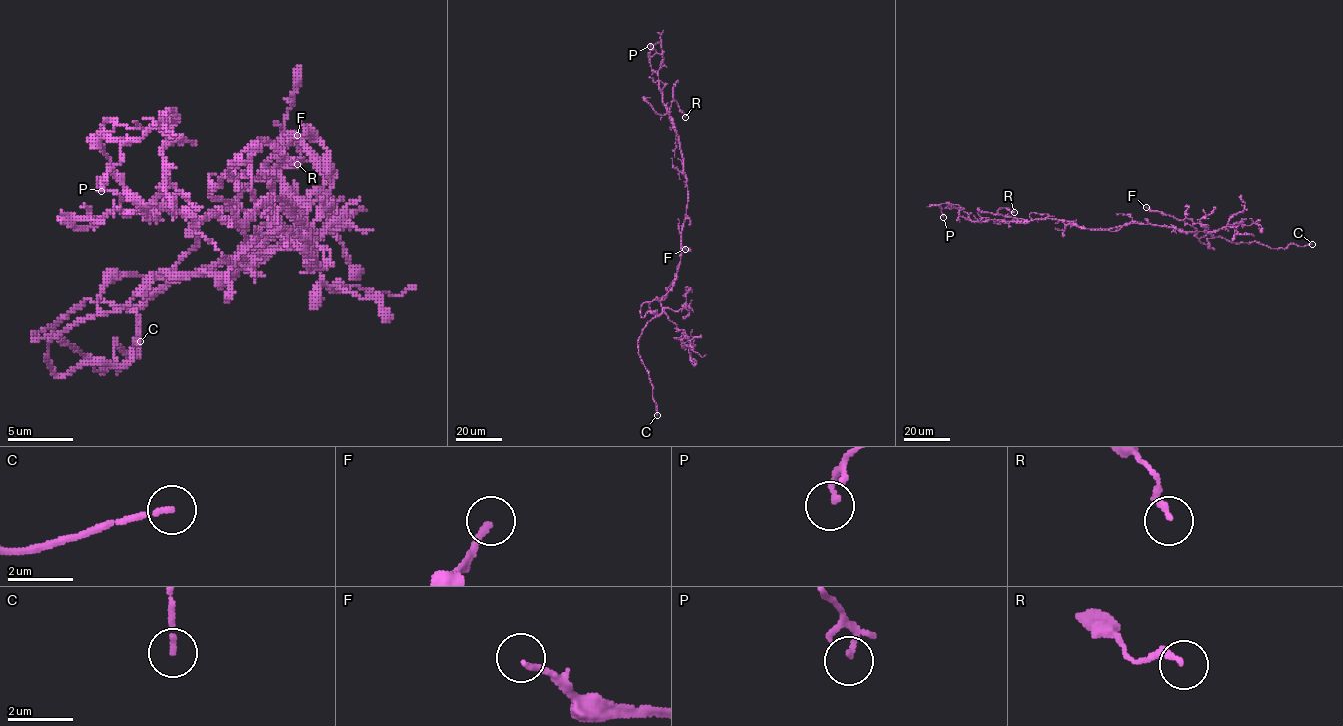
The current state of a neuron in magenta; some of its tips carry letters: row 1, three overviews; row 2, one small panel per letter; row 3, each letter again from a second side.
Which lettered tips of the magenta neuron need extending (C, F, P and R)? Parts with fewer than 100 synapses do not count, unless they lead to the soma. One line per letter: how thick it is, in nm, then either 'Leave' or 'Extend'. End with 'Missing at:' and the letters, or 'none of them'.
C: Thickness 170 nm. Extend
F: Thickness 180 nm. Leave
P: Thickness 160 nm. Leave
R: Thickness 170 nm. Leave
Missing at: C

